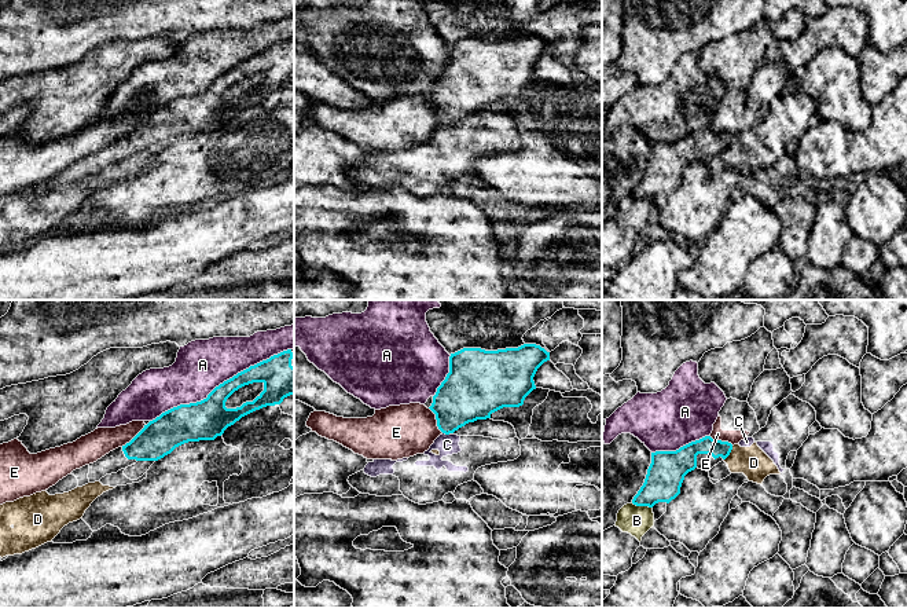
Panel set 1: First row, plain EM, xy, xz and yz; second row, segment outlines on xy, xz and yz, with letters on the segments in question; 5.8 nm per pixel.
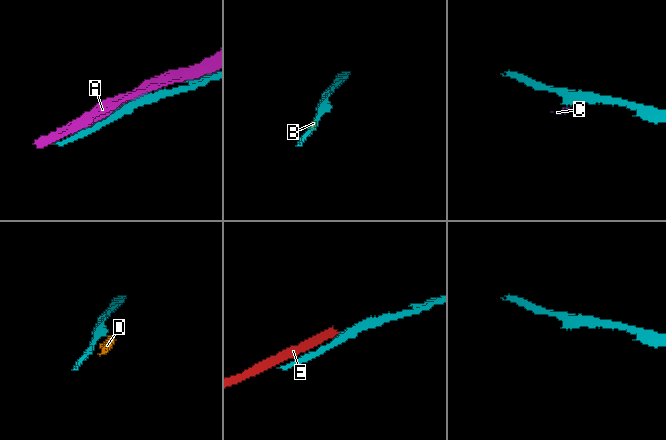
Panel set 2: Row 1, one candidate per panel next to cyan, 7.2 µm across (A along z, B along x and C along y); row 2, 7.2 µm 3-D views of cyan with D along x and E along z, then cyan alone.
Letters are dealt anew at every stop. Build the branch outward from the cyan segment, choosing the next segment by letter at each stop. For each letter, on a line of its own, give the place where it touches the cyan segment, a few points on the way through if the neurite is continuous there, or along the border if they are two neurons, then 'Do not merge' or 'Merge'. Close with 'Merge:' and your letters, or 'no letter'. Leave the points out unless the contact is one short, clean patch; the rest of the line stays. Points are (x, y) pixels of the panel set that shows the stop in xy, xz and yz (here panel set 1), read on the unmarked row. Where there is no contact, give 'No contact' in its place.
A: Touches cyan at xy (220, 76). Do not merge
B: Touches cyan at yz (642, 197). Do not merge
C: Touches cyan at xz (445, 125). Boundary: xz (443, 124), (448, 127). Do not merge
D: Touches cyan at yz (730, 143). Boundary: yz (733, 138), (724, 152). Do not merge
E: Touches cyan at xy (135, 128). Boundary: xy (144, 116), (121, 138). Do not merge
Merge: no letter

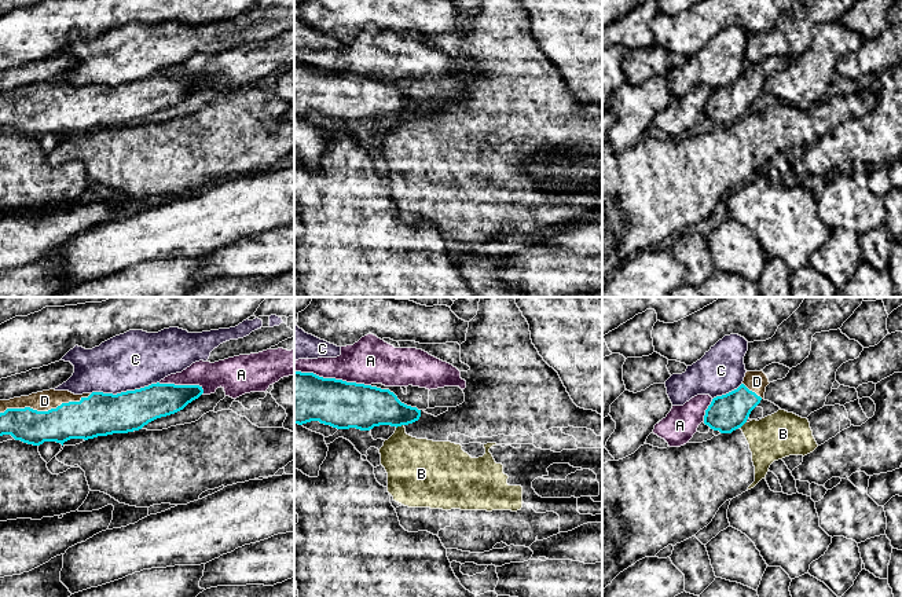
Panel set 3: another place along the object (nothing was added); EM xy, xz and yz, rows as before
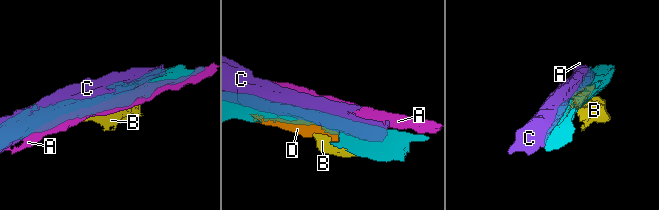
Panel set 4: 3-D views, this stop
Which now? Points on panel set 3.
A: Touches cyan at xz (333, 70). Do not merge
B: Touches cyan at xz (399, 117). Do not merge
C: Touches cyan at xy (124, 84). Do not merge
D: Touches cyan at xy (46, 103). Merge
Merge: D

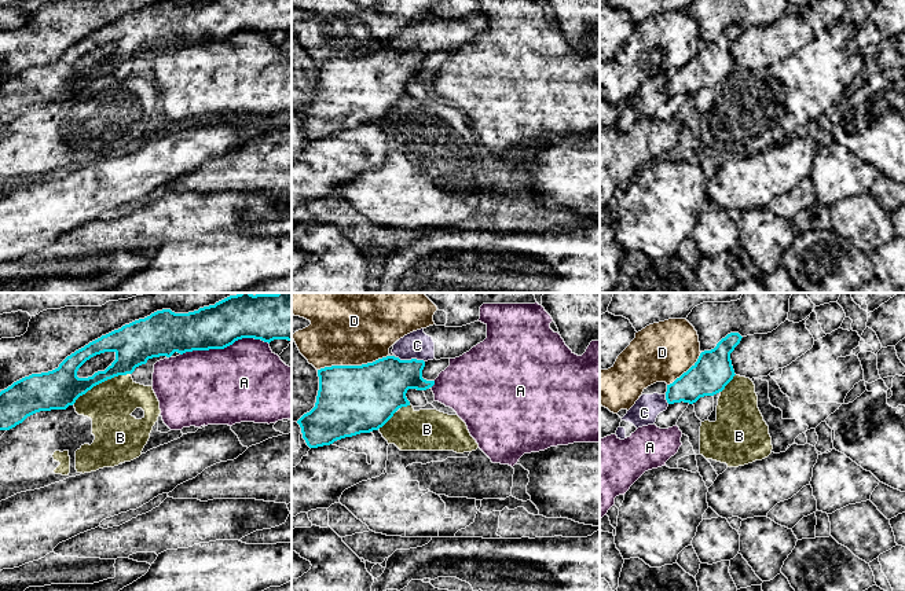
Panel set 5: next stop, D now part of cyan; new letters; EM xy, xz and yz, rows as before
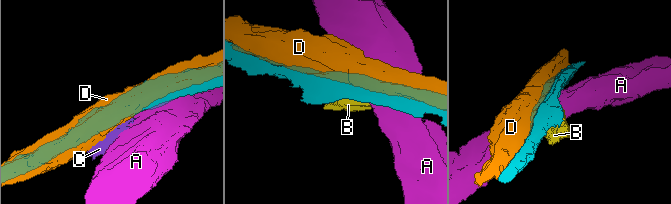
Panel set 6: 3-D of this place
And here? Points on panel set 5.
A: Touches cyan at xy (224, 39). Do not merge
B: Touches cyan at xy (101, 74). Do not merge
C: Touches cyan at xz (411, 51). Do not merge
D: Touches cyan at xz (354, 58). Do not merge
Merge: no letter

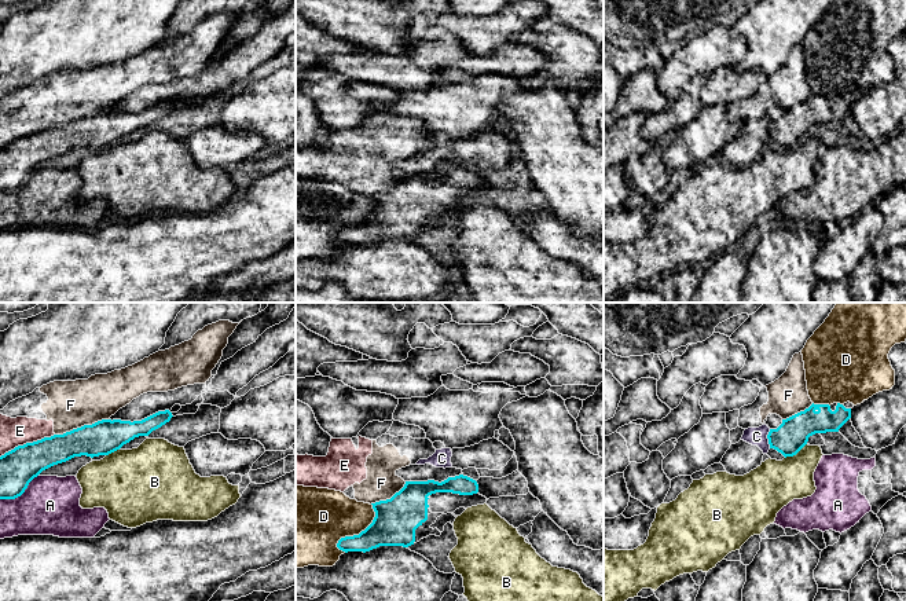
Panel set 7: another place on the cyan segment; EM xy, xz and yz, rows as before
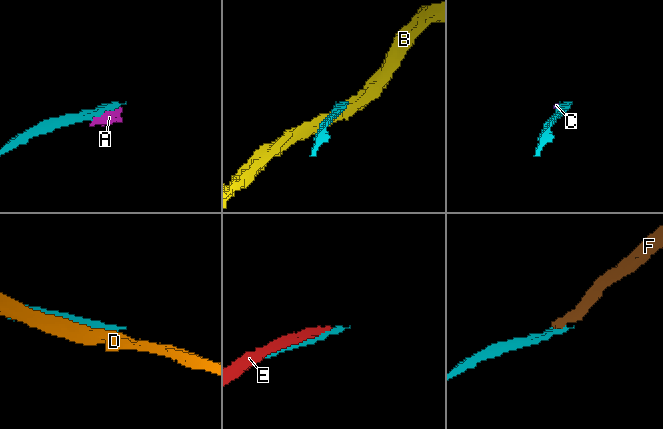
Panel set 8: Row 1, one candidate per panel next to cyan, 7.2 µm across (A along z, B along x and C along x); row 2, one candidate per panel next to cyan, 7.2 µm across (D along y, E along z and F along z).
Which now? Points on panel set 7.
A: Touches cyan at xy (21, 186). Do not merge
B: Touches cyan at yz (795, 146). Boundary: yz (806, 135), (795, 146), (785, 150). Do not merge
C: Touches cyan at yz (767, 129). Do not merge
D: Touches cyan at xz (360, 224). Do not merge
E: Touches cyan at xy (26, 135). Do not merge
F: Touches cyan at xy (81, 118). Boundary: xy (107, 110), (55, 127). Do not merge
Merge: no letter

